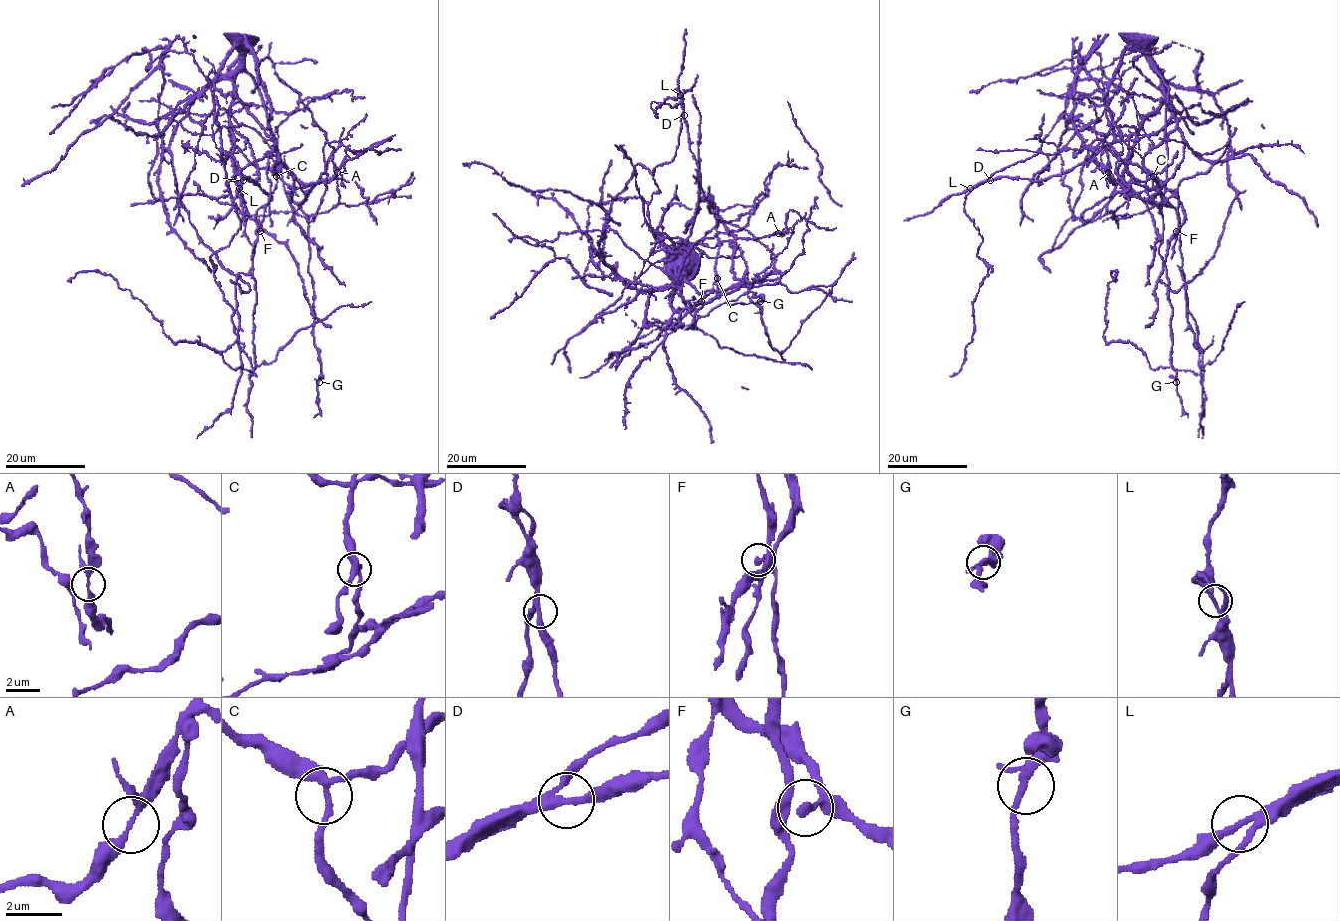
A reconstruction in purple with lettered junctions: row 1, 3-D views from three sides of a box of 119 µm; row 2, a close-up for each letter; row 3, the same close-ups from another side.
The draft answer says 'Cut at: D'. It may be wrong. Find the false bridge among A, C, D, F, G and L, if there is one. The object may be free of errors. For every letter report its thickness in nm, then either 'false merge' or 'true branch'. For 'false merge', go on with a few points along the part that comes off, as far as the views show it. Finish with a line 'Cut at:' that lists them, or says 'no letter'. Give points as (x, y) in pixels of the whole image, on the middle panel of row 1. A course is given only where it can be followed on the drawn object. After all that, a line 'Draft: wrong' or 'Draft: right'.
A: 190 nm | true branch
C: 220 nm | true branch
D: 260 nm | true branch
F: 200 nm | true branch
G: 240 nm | true branch
L: 200 nm | true branch
Cut at: no letter
Draft: wrong

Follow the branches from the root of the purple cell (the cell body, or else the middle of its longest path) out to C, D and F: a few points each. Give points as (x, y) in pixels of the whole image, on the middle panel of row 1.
C: (682, 240), (709, 247), (717, 244), (717, 278)
D: (682, 240), (651, 228), (648, 203), (653, 194), (660, 192), (653, 171), (674, 157), (684, 115)
F: (682, 240), (709, 247), (717, 244), (719, 247), (718, 279), (713, 290), (701, 301)

